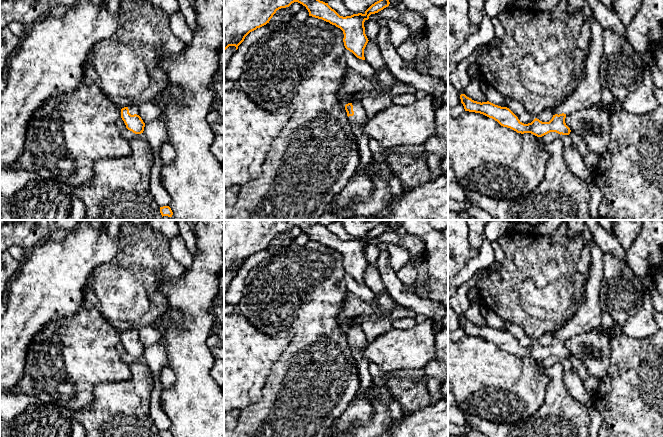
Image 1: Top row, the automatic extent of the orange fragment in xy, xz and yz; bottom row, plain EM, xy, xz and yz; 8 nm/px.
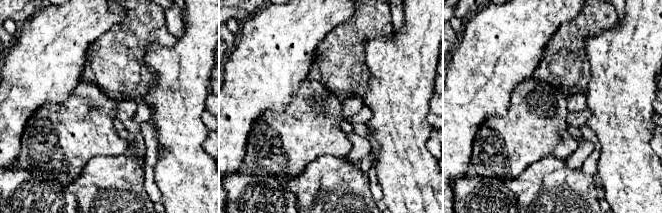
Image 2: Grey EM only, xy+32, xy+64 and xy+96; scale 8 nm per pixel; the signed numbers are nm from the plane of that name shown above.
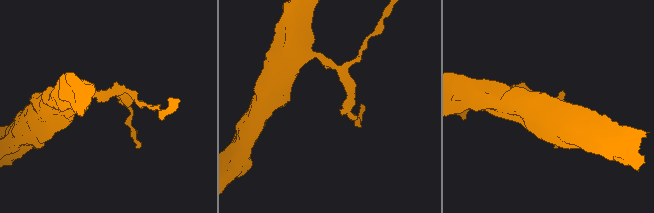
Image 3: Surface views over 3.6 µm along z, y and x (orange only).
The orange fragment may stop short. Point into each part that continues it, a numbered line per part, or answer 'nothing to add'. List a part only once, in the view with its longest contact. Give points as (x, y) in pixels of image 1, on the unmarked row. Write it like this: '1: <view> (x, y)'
1: xz (359, 341)

